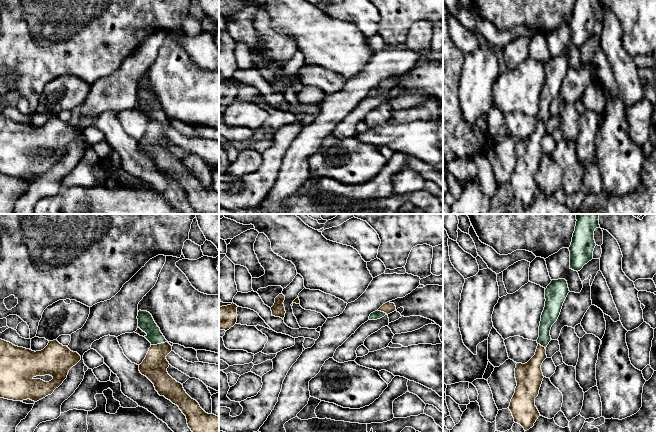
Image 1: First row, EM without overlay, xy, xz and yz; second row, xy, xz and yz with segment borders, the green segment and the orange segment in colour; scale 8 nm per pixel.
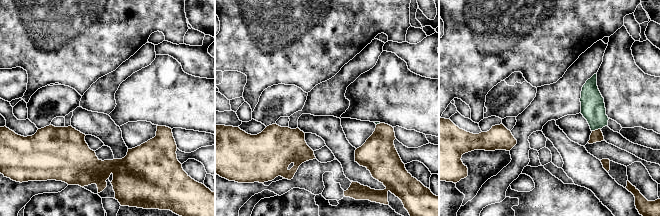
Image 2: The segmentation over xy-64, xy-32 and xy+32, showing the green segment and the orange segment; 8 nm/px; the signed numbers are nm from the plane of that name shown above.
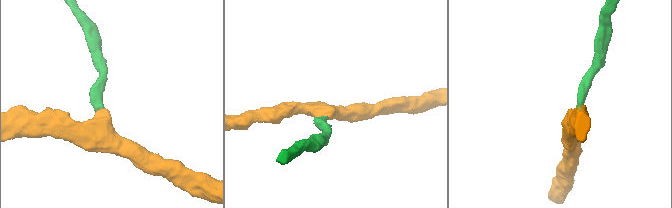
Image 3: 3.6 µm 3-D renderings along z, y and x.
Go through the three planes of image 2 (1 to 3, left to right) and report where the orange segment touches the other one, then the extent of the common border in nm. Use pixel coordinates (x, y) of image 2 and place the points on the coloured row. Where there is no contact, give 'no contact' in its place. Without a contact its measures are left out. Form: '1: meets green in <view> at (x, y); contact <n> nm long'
1: no contact
2: meets green in xy-32 at (378, 123); contact 40 nm long
3: meets green in xy+32 at (596, 129); contact 80 nm long

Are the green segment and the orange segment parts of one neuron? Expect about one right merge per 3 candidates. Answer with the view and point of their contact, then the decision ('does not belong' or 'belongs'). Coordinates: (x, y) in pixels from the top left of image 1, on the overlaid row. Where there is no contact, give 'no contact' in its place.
xy (158, 343) | belongs

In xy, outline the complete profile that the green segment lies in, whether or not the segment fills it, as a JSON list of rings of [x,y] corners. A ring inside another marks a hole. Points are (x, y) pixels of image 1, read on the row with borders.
[[[139,310],[137,319],[138,327],[147,334],[144,337],[151,343],[145,359],[139,365],[140,373],[154,384],[160,396],[179,407],[192,432],[219,432],[219,417],[206,413],[199,403],[186,393],[183,385],[168,374],[167,368],[170,364],[166,356],[172,351],[172,346],[161,333],[152,315]]]

